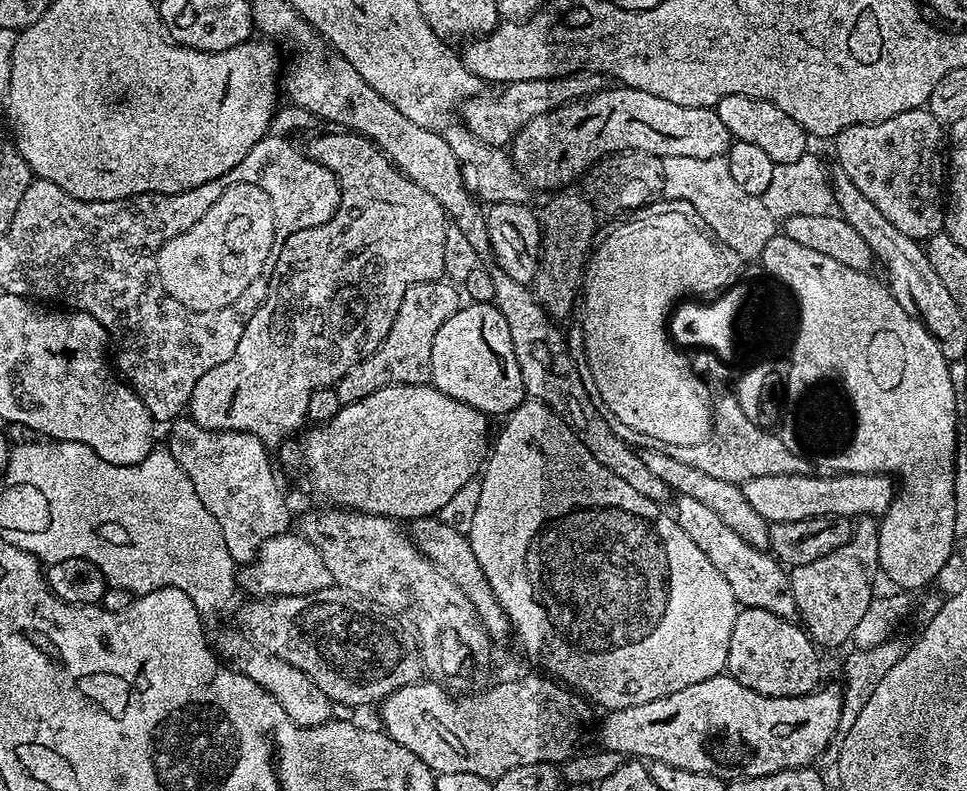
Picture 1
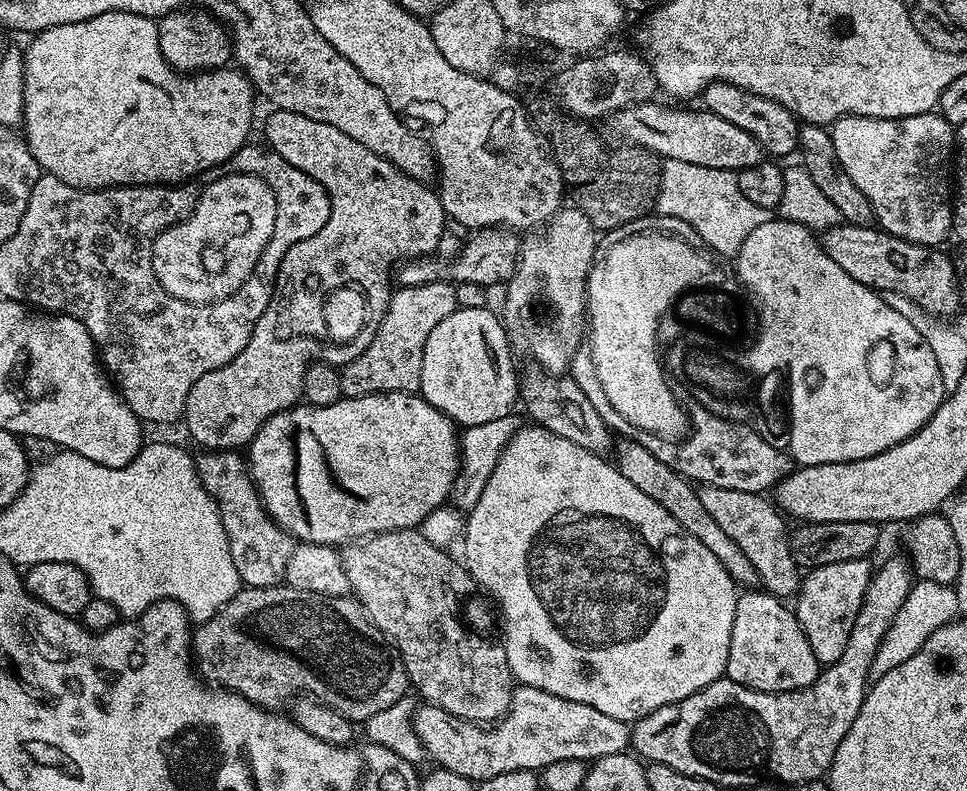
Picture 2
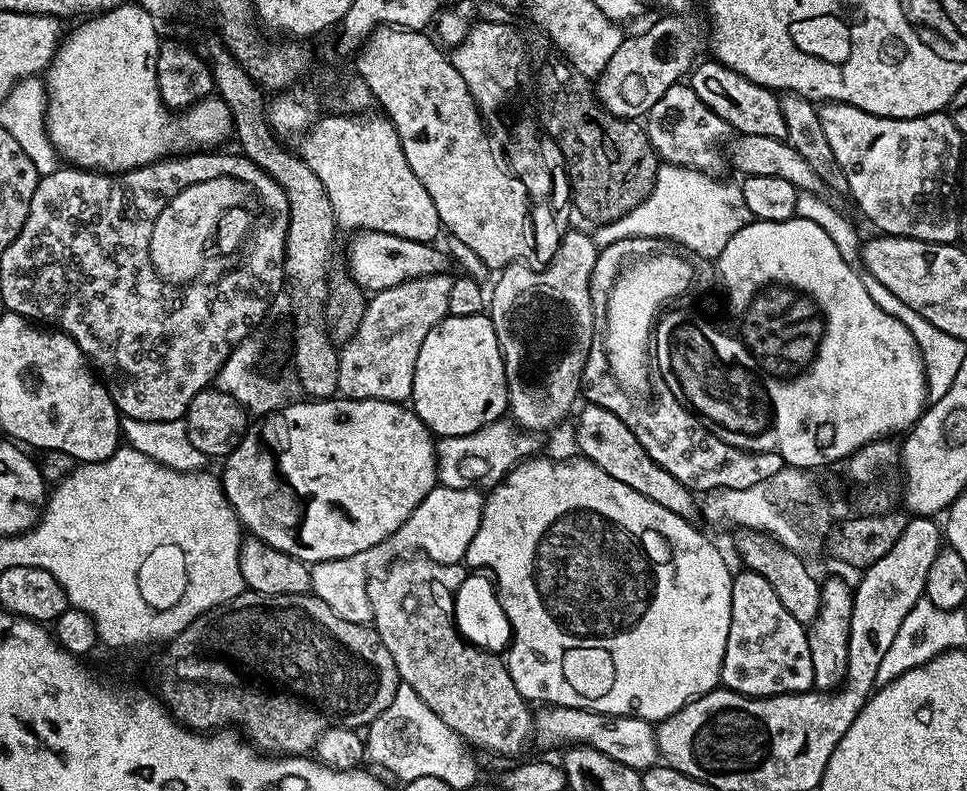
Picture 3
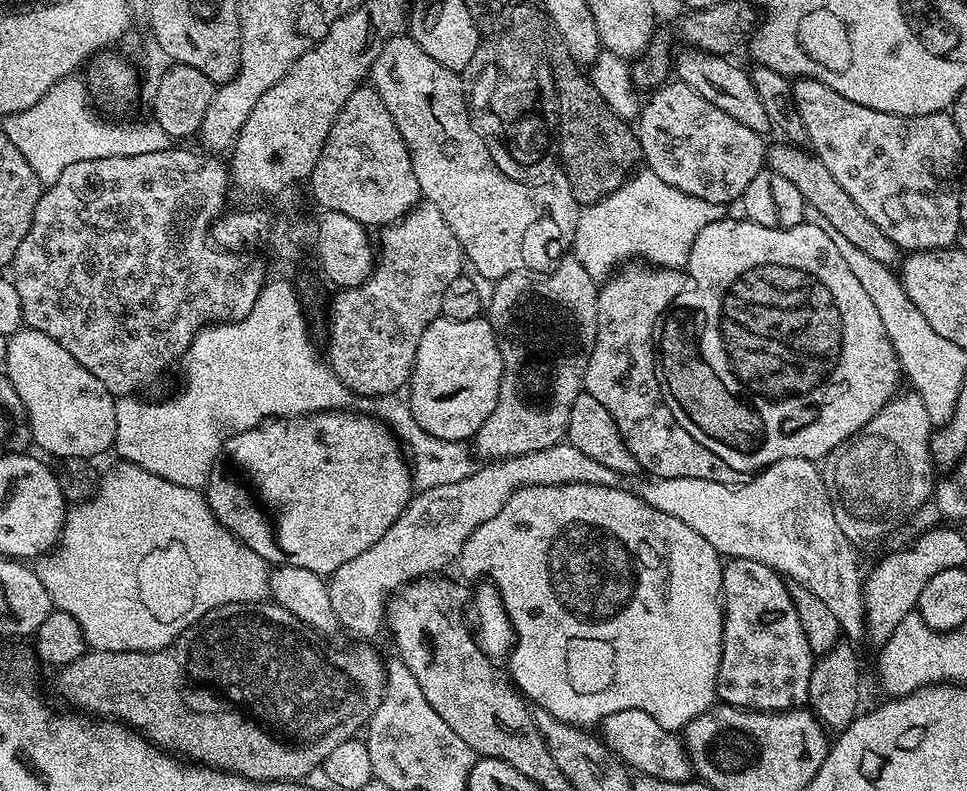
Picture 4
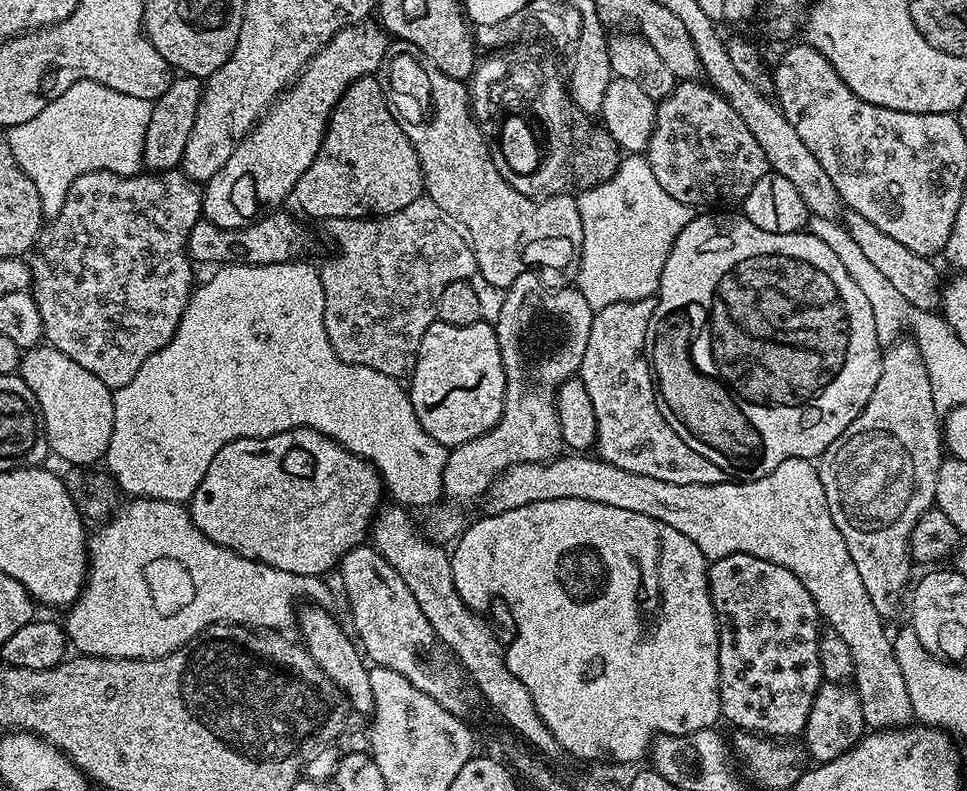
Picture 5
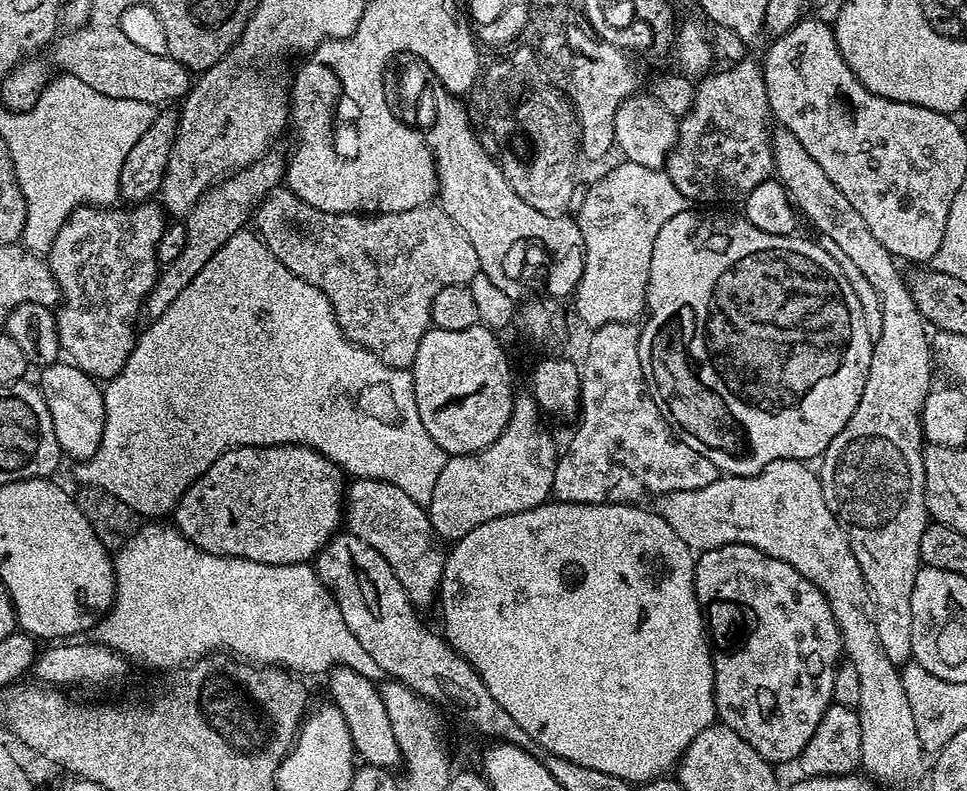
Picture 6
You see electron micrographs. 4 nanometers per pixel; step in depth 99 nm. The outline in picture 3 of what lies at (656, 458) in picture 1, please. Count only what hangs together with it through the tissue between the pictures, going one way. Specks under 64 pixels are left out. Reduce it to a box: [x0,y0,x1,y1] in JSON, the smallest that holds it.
[735,530,821,626]

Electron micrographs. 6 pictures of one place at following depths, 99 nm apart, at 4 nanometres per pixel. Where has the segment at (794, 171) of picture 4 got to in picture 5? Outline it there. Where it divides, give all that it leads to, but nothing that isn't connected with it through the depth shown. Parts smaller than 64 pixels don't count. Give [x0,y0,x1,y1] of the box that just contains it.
[842,211,942,312]

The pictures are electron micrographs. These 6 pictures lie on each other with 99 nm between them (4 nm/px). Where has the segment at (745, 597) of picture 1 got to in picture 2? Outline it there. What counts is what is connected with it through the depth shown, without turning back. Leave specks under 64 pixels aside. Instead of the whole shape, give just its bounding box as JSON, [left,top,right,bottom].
[614,440,722,553]

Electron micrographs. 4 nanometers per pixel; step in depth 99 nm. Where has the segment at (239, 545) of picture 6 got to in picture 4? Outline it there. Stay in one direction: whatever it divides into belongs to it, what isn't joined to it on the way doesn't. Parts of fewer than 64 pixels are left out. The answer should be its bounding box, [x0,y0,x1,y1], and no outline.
[206,410,414,574]

